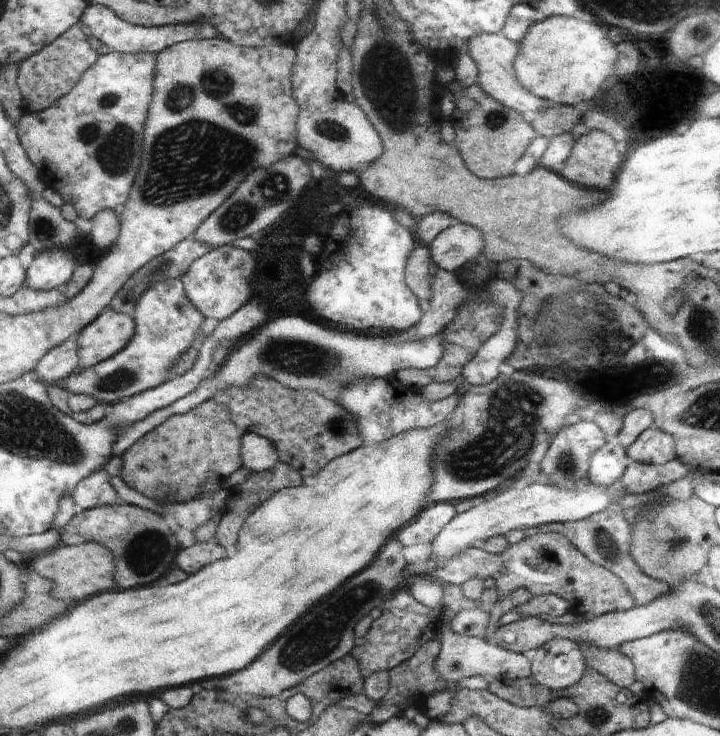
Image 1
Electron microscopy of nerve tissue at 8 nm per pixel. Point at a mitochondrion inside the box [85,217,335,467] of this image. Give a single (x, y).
(125, 377)

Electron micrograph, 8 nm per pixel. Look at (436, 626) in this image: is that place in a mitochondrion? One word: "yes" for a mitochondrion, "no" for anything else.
no

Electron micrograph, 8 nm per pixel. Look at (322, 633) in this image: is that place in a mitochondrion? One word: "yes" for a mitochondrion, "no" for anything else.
yes

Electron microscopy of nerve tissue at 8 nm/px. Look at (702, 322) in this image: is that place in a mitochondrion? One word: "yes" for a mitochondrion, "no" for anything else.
yes

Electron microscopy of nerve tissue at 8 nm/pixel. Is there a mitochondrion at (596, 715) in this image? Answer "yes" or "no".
yes

